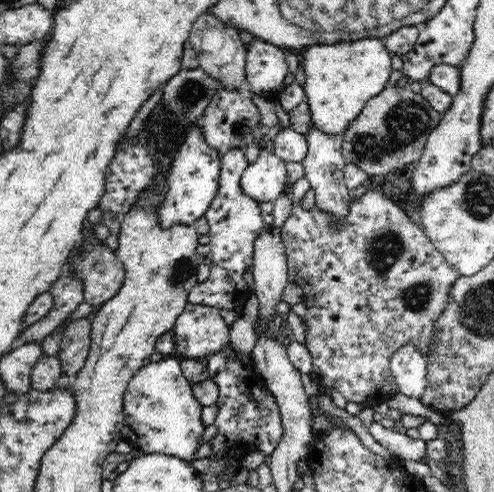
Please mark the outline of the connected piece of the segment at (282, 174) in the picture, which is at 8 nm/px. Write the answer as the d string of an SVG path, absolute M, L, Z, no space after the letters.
M279 127L266 130L266 138L260 148L259 157L256 162L248 165L242 174L240 185L256 201L276 200L288 183L287 162L276 156L270 149L272 139L279 132Z

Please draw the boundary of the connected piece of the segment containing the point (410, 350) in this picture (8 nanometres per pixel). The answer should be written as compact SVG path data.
M413 344L396 350L391 358L391 374L396 389L420 400L429 386L427 358Z

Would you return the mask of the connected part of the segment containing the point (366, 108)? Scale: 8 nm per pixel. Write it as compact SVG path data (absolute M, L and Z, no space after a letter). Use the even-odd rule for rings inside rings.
M388 87L366 102L342 134L342 152L347 164L354 164L371 176L411 168L424 152L428 135L439 123L441 113L421 95L407 87Z

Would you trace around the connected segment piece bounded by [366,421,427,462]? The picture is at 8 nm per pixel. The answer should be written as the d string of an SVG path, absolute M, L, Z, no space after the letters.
M373 421L366 426L376 442L404 460L412 459L420 462L420 459L427 454L425 441L408 437L398 425Z

